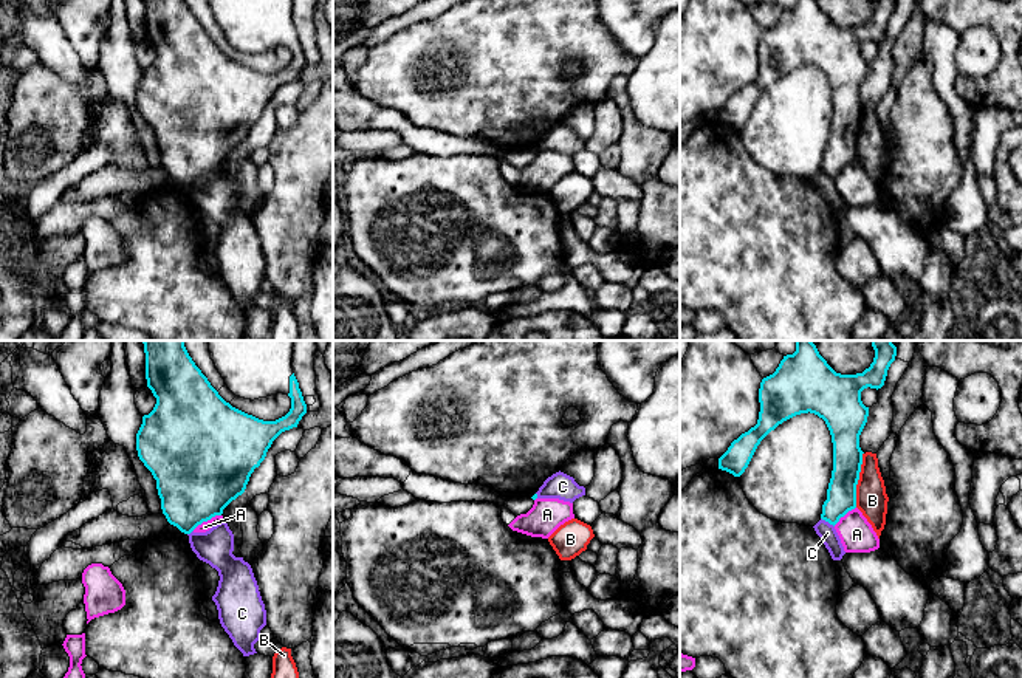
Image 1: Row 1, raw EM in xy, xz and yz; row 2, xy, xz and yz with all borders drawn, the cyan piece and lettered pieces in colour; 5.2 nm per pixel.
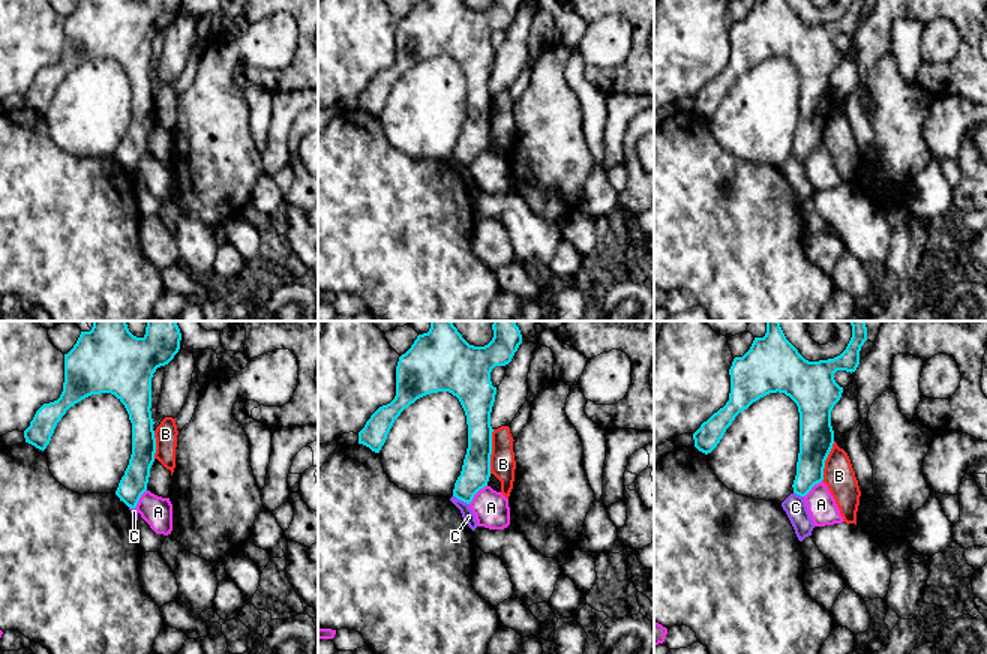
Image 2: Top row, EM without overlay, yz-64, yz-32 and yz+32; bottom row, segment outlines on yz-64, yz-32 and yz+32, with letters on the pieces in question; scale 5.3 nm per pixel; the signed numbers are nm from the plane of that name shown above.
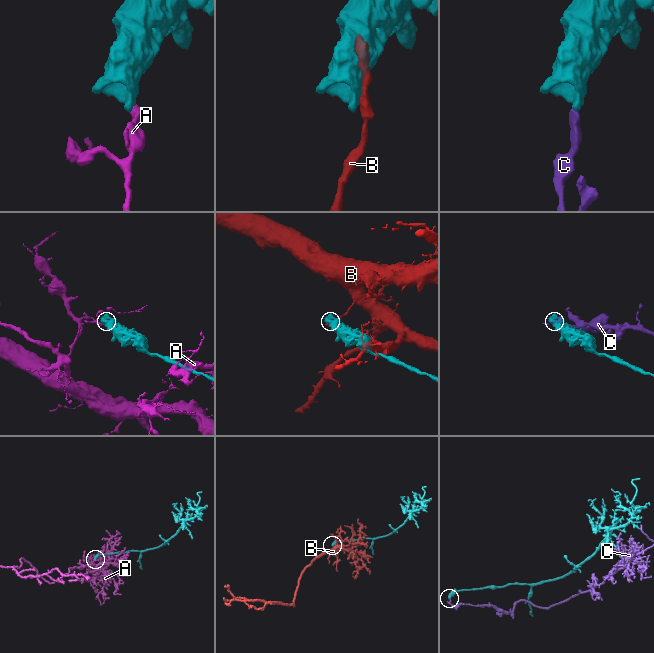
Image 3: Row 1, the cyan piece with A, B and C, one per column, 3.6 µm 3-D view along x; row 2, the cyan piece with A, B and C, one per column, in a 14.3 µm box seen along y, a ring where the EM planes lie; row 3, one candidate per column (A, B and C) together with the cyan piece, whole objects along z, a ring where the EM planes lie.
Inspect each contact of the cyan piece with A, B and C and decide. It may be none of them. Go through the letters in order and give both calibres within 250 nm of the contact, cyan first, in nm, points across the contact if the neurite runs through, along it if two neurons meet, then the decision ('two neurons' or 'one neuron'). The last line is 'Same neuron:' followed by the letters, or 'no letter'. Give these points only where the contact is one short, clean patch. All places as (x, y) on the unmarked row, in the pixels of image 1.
A: 440/50 nm | along xy (220, 167), (203, 174), (192, 183) | two neurons
B: 160/160 nm | two neurons
C: 160/90 nm | along yz (821, 171), (833, 180) | two neurons
Same neuron: no letter

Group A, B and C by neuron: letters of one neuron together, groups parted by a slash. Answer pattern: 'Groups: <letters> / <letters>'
Groups: A / B / C

